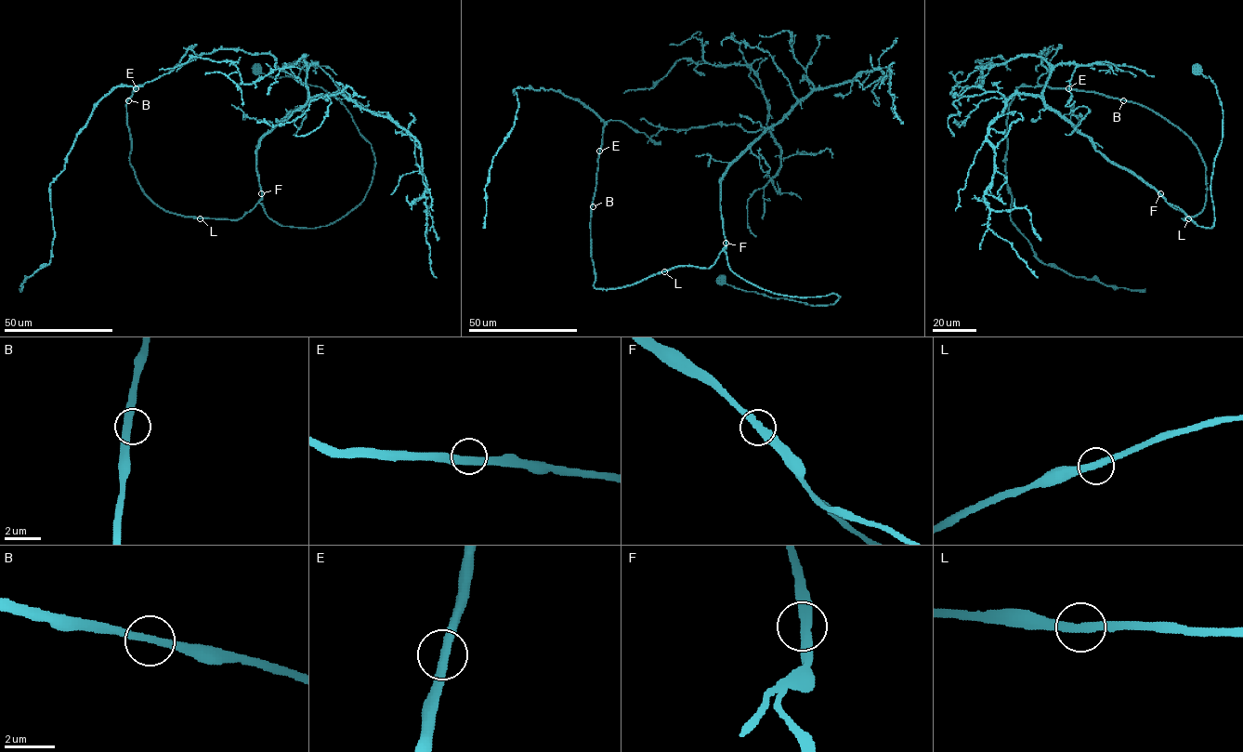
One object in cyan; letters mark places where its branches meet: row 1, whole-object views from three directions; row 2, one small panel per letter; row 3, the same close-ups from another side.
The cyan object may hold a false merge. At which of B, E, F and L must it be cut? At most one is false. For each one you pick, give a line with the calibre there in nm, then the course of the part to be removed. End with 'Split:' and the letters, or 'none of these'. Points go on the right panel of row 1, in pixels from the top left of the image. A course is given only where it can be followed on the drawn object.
Split: none of these

